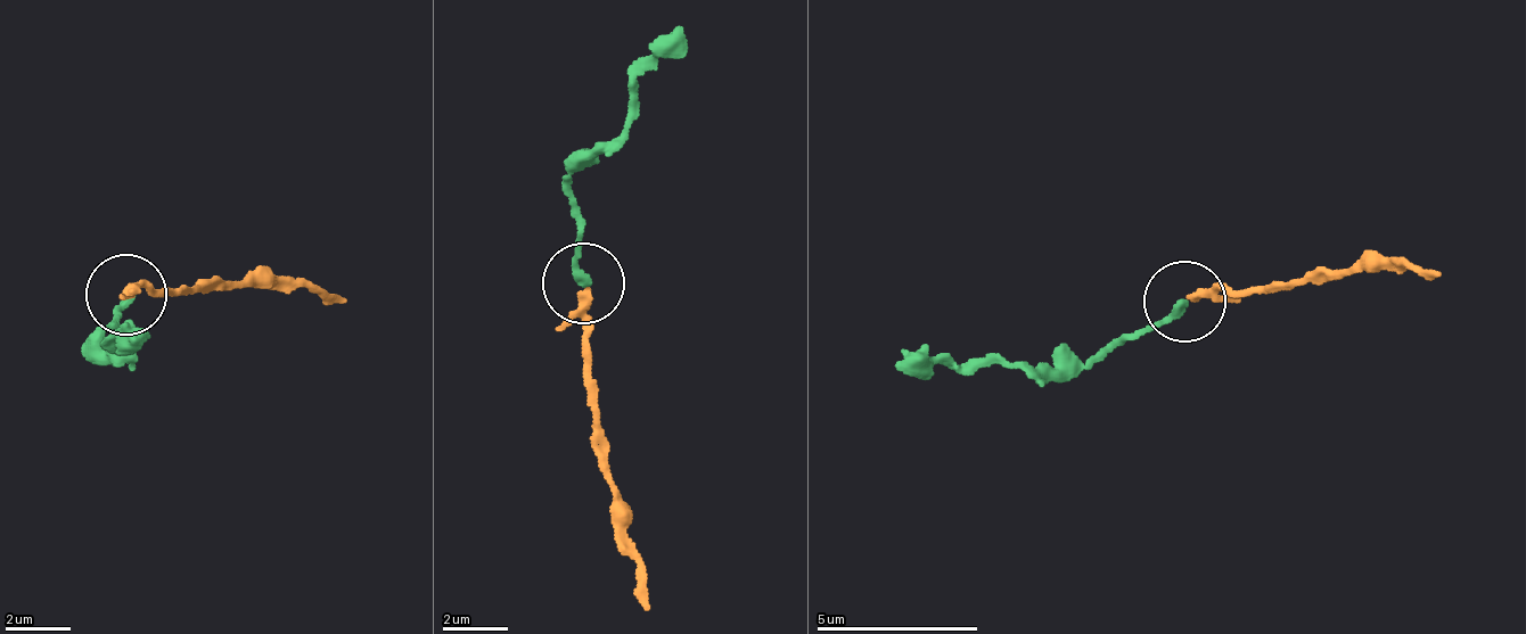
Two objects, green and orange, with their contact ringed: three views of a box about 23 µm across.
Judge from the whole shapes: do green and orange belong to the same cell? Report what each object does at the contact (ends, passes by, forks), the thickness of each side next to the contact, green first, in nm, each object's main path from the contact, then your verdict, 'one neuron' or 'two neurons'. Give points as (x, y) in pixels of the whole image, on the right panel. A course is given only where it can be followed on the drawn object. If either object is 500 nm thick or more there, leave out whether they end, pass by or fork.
green ends | orange passes by | 220/180 nm | green via (1183, 303), (1086, 370), (1006, 360), (895, 367) | orange via (1191, 303), (1219, 286), (1399, 269), (1438, 271) | one neuron

